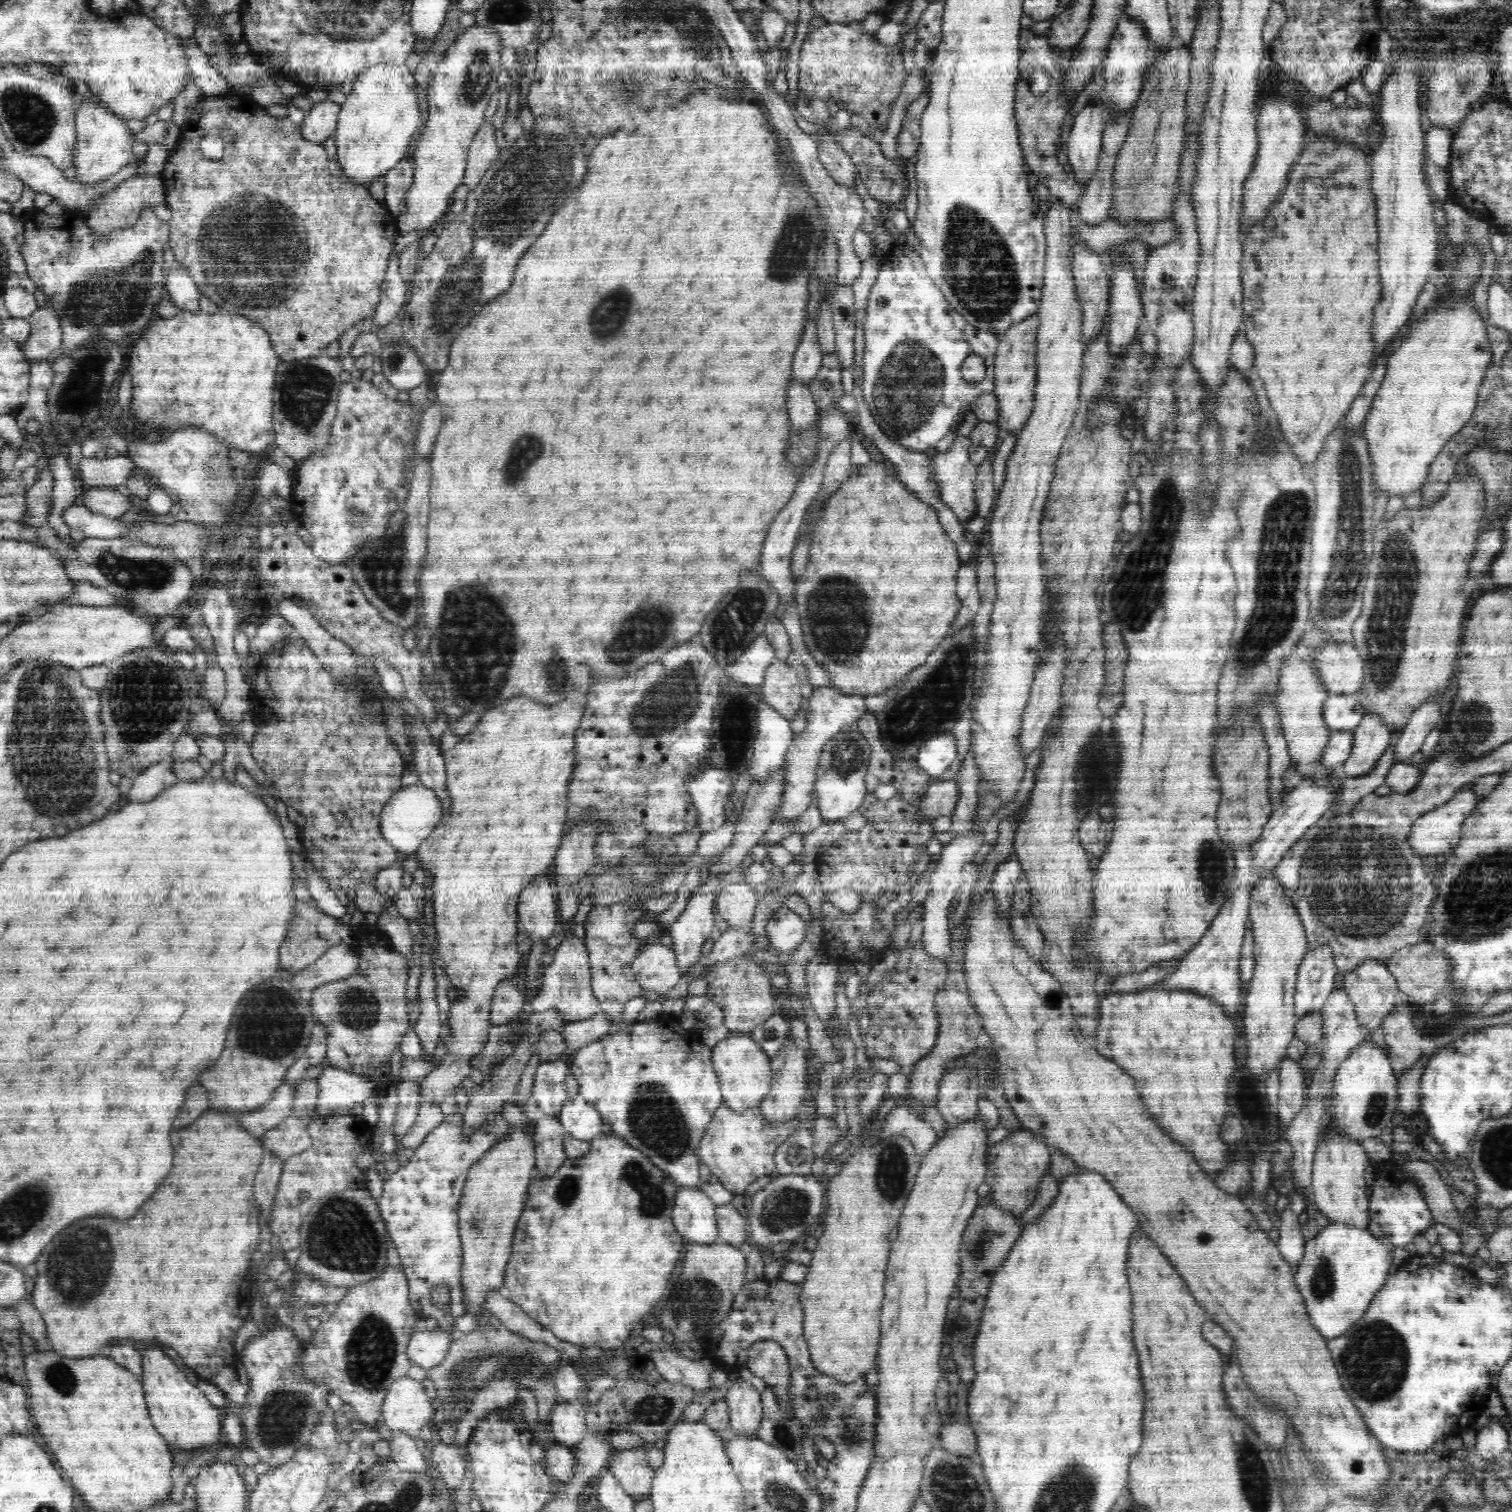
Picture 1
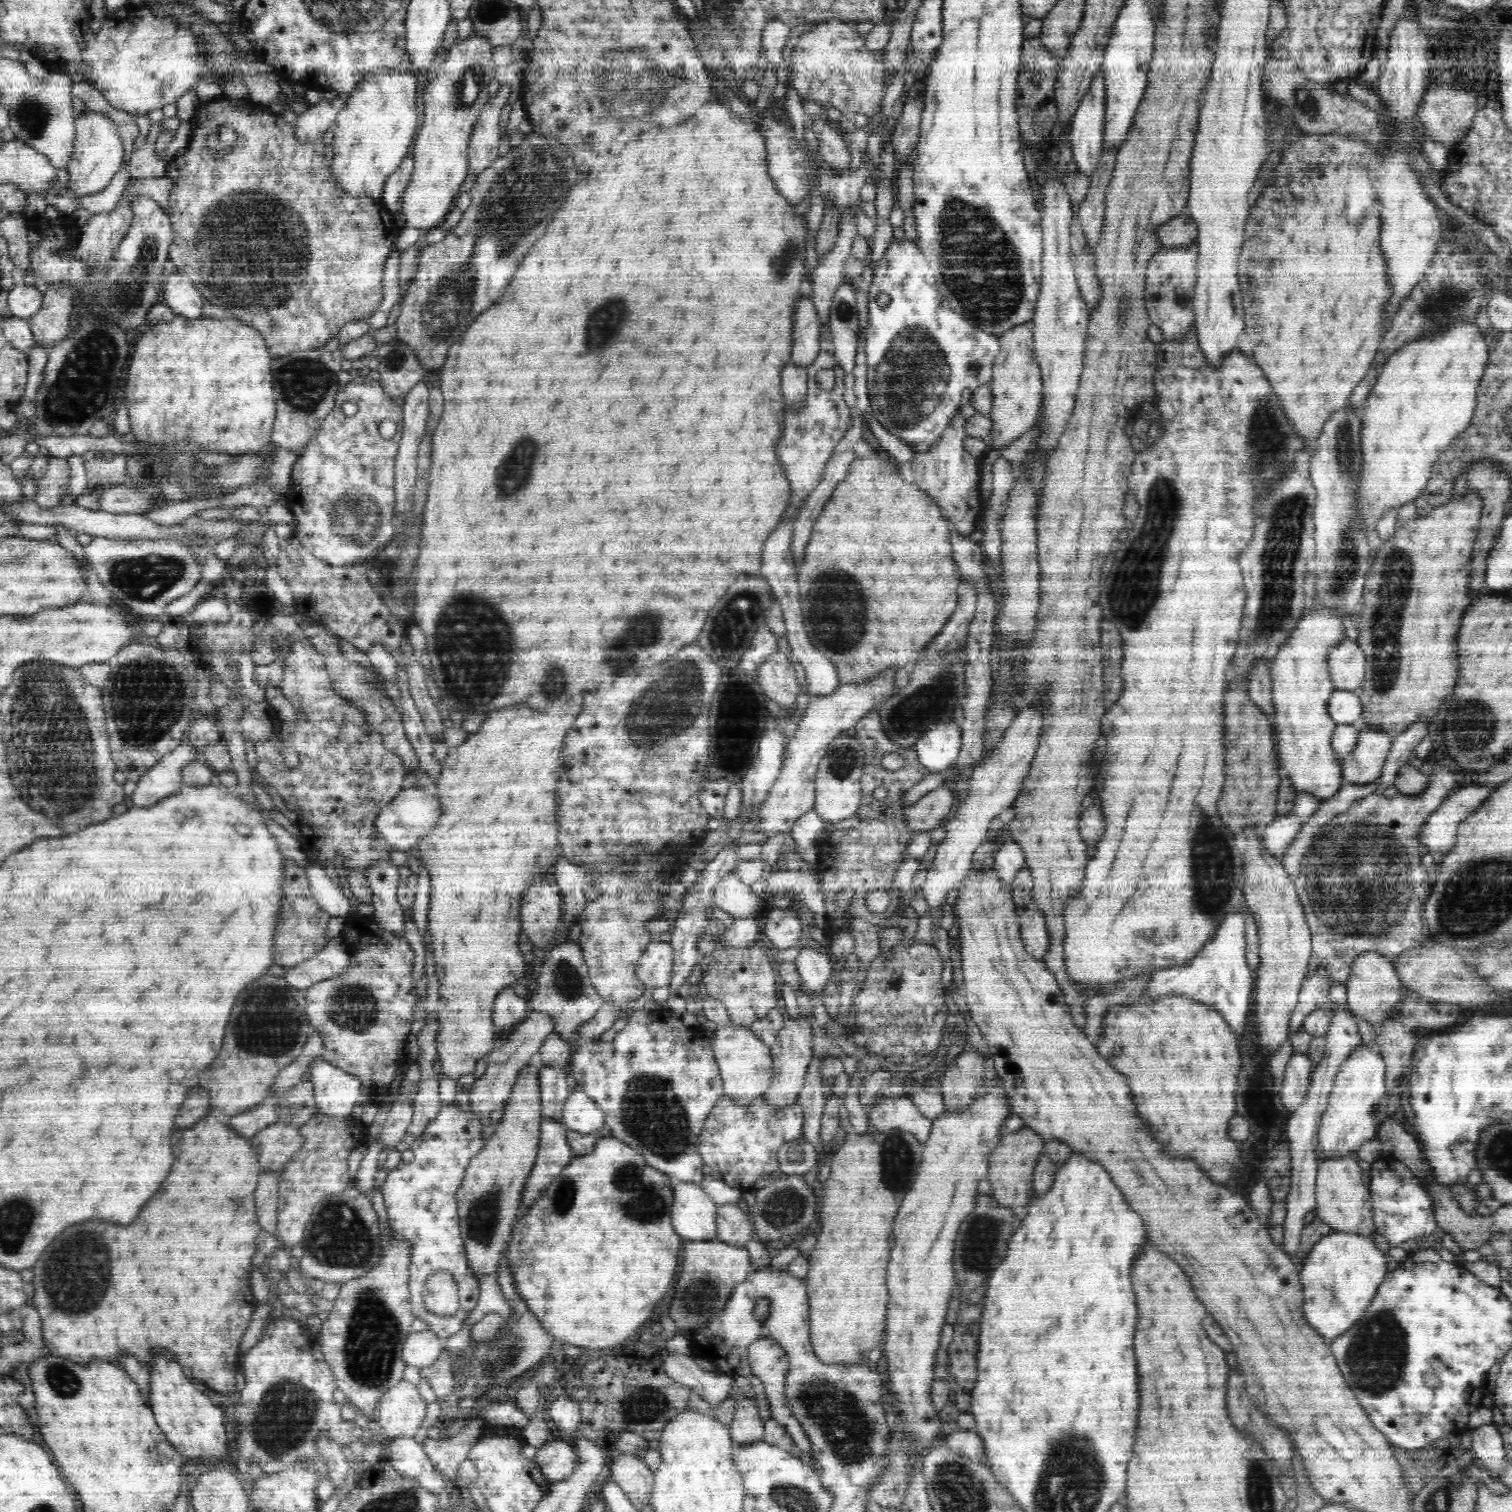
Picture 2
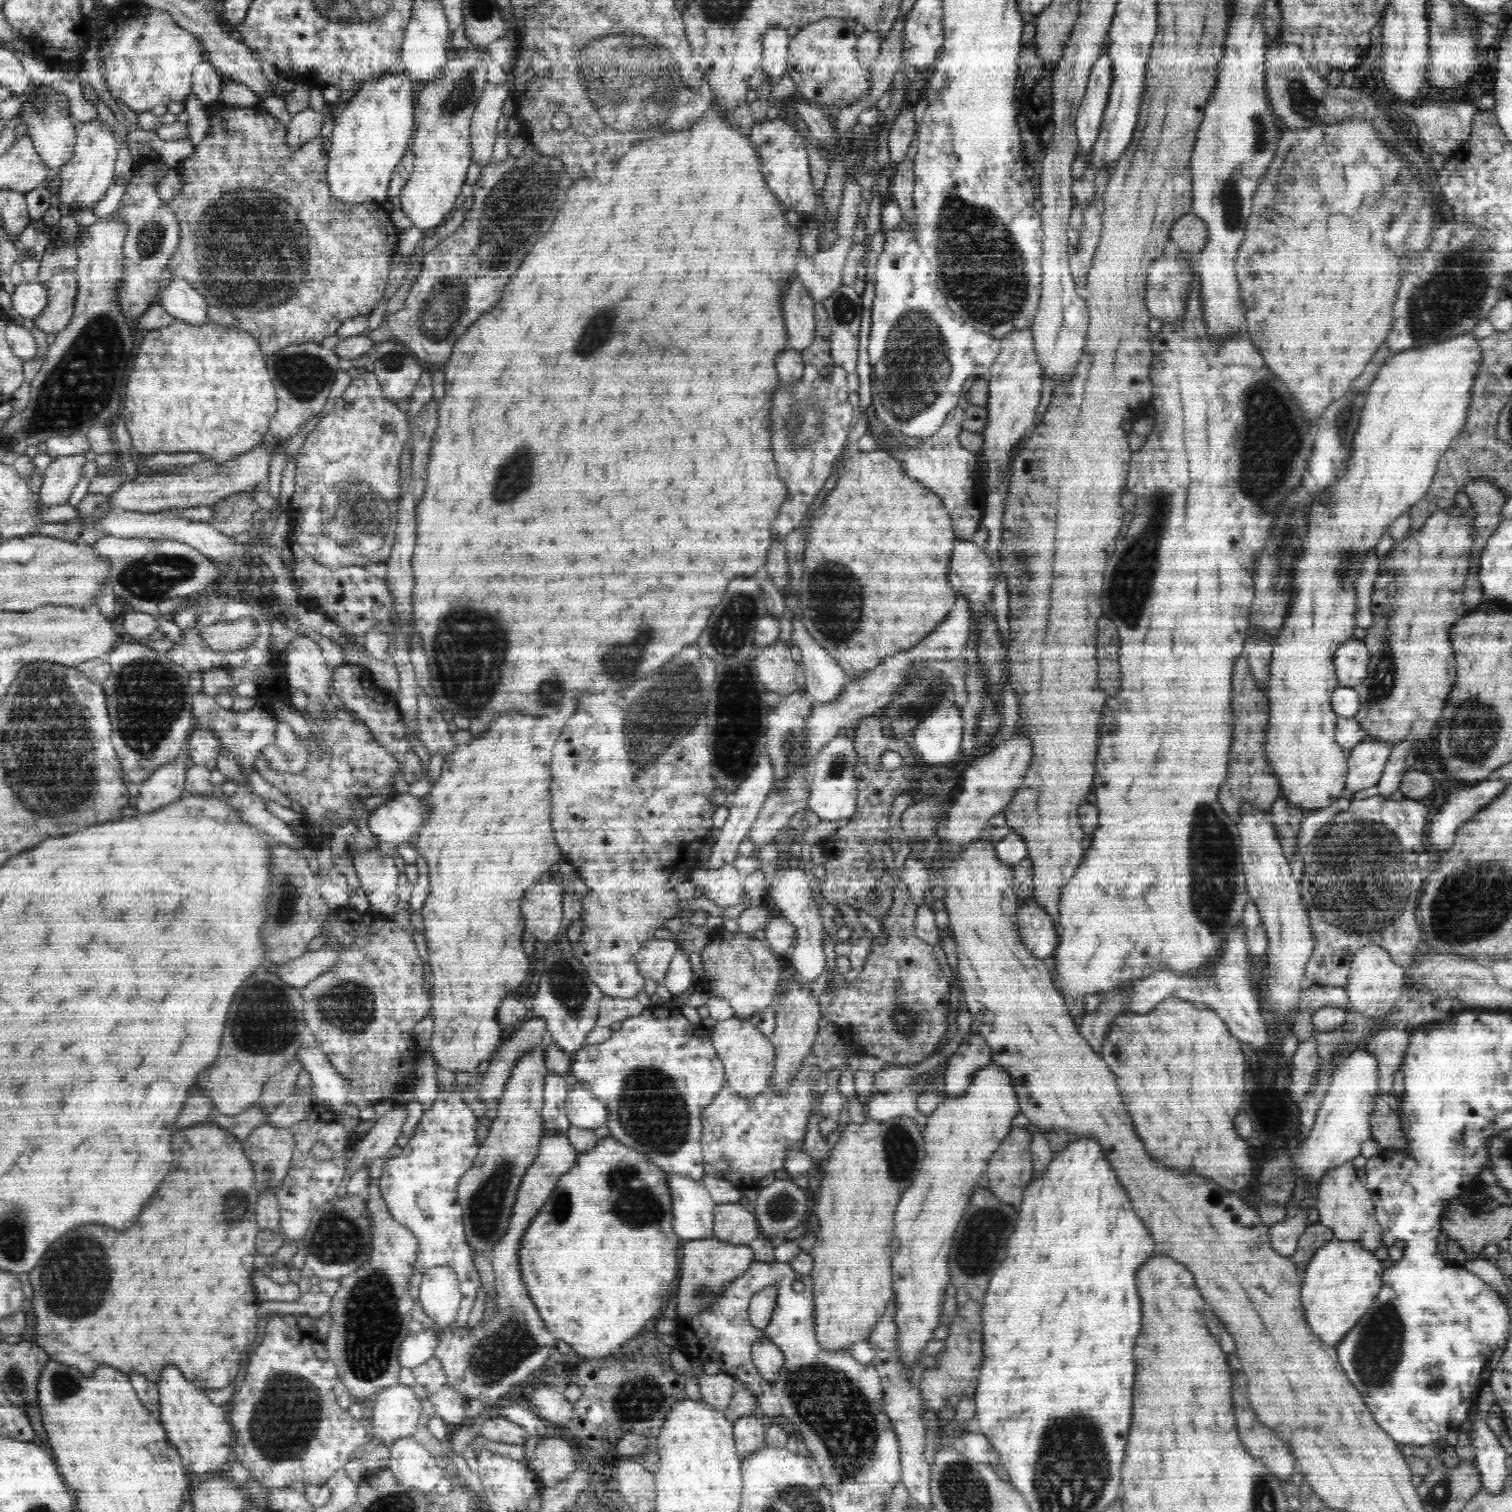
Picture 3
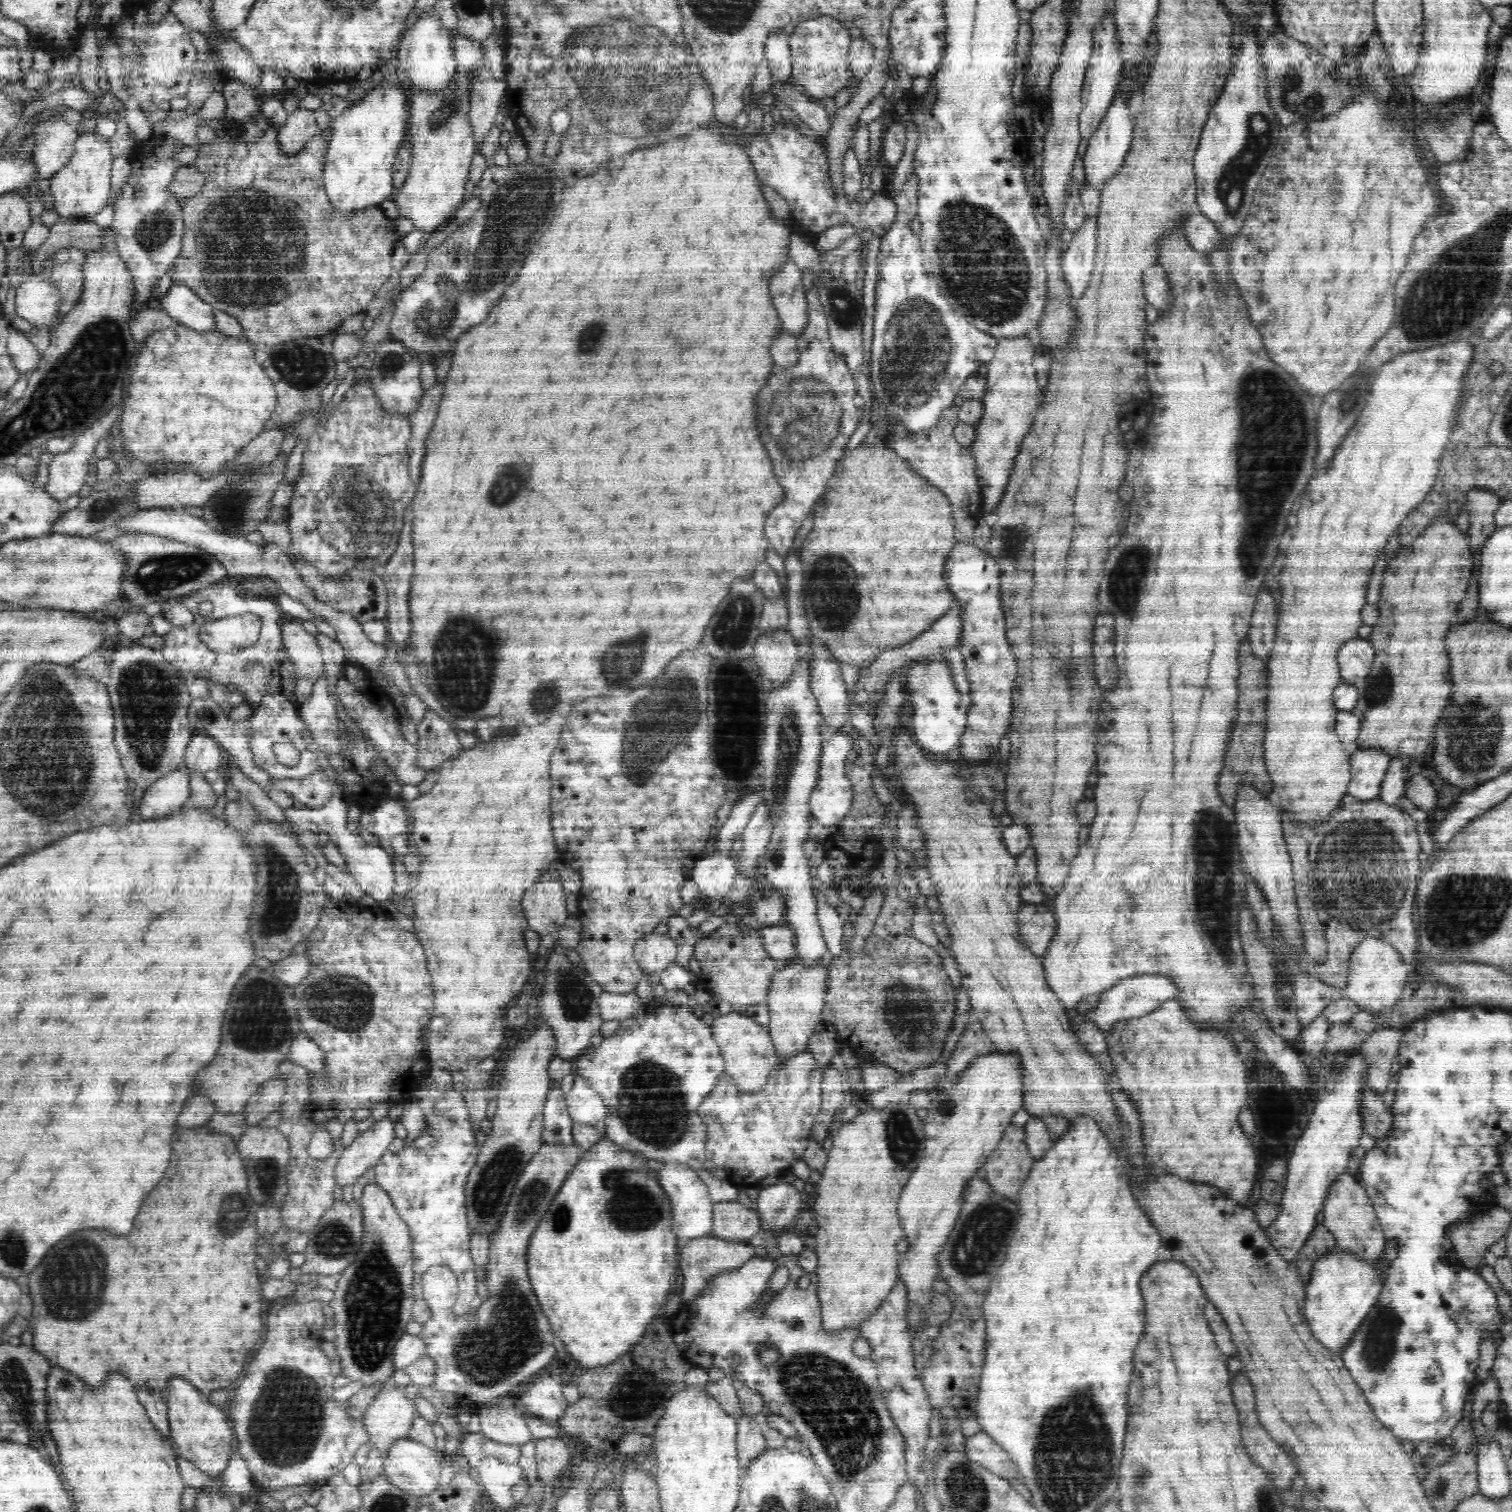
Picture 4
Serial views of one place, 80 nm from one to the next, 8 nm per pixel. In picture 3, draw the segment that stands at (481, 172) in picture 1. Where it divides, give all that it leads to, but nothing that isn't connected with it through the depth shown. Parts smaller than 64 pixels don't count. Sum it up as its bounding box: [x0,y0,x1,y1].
[469,83,508,167]

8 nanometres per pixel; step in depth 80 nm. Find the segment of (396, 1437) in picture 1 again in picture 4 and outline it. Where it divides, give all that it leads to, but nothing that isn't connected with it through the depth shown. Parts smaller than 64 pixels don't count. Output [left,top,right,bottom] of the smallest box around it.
[383,1437,441,1497]

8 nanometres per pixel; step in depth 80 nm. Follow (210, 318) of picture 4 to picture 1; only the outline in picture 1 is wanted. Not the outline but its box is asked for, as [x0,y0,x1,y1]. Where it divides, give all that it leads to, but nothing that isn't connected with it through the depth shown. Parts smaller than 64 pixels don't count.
[165,261,200,312]

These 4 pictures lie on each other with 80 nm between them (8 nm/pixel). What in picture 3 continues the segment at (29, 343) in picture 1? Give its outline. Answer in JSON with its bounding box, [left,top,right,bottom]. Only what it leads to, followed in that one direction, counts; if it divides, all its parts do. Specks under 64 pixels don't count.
[34,268,77,339]

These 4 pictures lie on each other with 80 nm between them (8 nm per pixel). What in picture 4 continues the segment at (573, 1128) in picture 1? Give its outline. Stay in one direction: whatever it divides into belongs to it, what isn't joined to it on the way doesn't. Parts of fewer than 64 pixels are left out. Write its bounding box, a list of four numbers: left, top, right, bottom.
[565,1076,606,1126]

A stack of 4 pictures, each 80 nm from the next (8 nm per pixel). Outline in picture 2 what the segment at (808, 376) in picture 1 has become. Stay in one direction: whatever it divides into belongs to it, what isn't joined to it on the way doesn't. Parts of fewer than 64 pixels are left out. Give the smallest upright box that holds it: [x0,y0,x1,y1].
[791,298,819,368]

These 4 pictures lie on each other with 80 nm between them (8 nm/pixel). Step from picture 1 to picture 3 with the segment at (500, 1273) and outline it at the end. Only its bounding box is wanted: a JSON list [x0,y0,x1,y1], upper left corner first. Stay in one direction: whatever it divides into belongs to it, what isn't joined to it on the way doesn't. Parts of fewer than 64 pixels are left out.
[457,1044,547,1258]

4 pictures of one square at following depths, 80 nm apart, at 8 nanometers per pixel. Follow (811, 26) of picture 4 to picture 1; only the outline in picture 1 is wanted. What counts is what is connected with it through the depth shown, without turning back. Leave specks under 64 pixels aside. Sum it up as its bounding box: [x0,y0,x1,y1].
[798,23,908,130]

